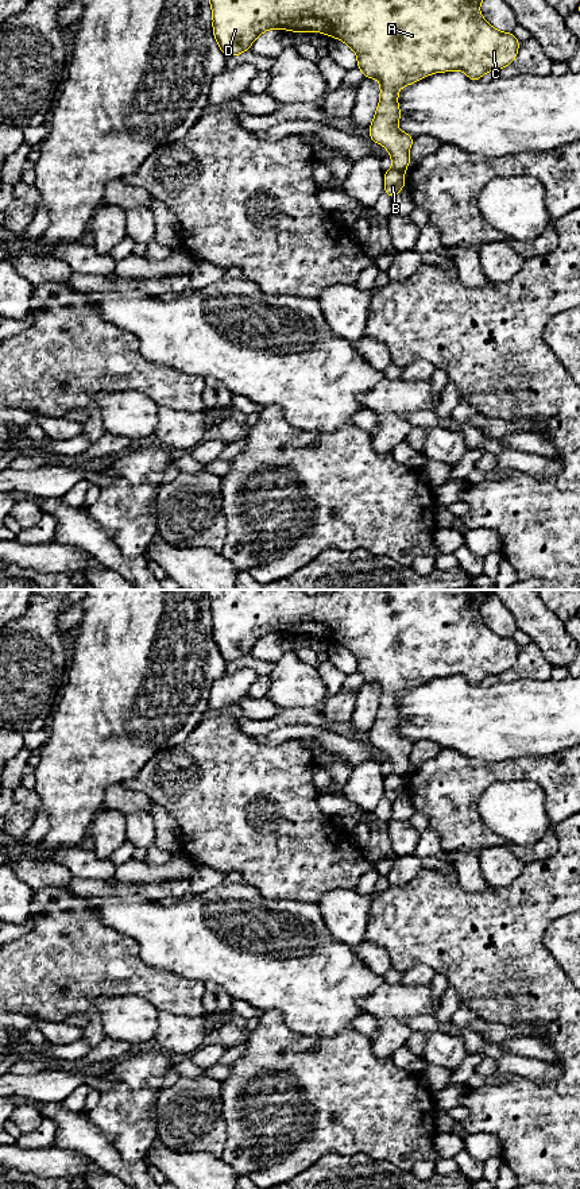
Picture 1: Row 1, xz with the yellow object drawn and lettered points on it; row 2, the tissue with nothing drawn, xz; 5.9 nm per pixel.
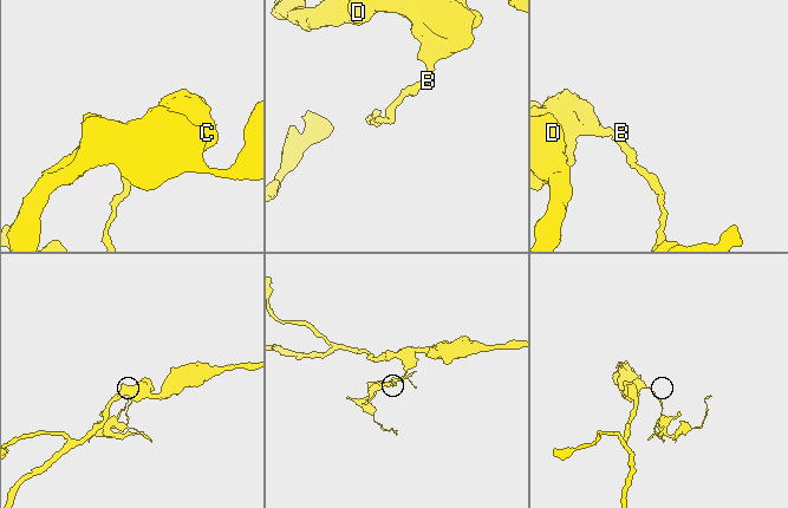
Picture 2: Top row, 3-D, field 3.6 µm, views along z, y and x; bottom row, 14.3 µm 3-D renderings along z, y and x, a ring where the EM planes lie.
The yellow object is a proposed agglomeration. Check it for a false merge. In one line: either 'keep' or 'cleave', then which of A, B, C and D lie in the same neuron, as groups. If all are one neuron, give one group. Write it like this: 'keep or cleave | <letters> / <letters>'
cleave | A C D / B

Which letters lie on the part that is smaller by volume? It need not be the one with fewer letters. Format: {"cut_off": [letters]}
{"cut_off": ["B"]}

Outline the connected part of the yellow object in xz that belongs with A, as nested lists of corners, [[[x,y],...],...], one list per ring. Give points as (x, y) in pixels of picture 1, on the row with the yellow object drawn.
[[[209,0],[213,13],[213,34],[225,57],[243,54],[252,42],[270,28],[293,32],[317,31],[347,43],[357,57],[357,67],[366,78],[380,82],[379,105],[374,121],[368,127],[372,142],[388,150],[393,167],[405,171],[410,165],[409,150],[414,138],[397,128],[402,113],[398,108],[398,90],[432,73],[461,70],[469,80],[477,81],[491,70],[510,65],[519,47],[511,32],[500,32],[488,24],[479,7],[483,0]]]

